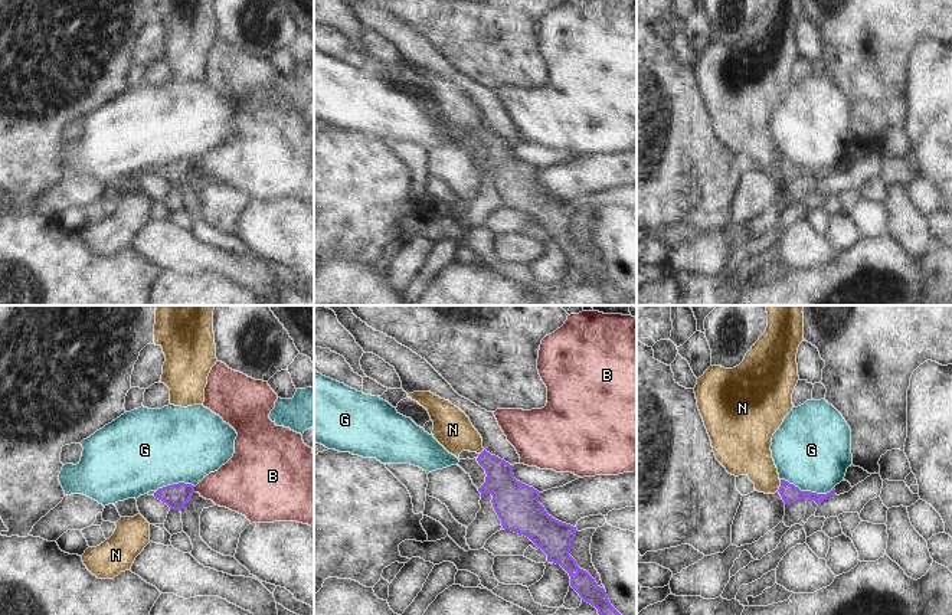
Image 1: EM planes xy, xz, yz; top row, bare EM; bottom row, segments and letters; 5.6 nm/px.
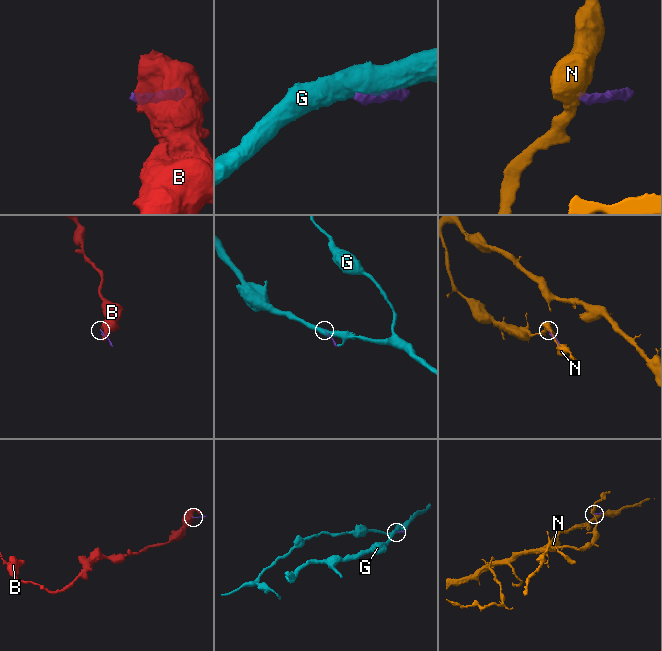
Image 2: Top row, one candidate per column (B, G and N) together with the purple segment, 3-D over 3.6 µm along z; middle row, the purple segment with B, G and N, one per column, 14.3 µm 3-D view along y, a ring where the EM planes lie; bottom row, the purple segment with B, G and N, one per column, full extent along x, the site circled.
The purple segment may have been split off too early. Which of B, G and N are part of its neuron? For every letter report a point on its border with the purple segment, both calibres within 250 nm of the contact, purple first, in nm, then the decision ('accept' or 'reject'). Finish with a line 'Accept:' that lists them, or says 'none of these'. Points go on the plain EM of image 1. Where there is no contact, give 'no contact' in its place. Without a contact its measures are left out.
B: meets purple in xy at (193, 167); 140 nm thick on the purple side, 280 nm on the other; reject
G: meets purple in yz at (807, 169); 110 nm thick on the purple side, 440 nm on the other; reject
N: meets purple in yz at (781, 163); 110 nm thick on the purple side, 240 nm on the other; reject
Accept: none of these

